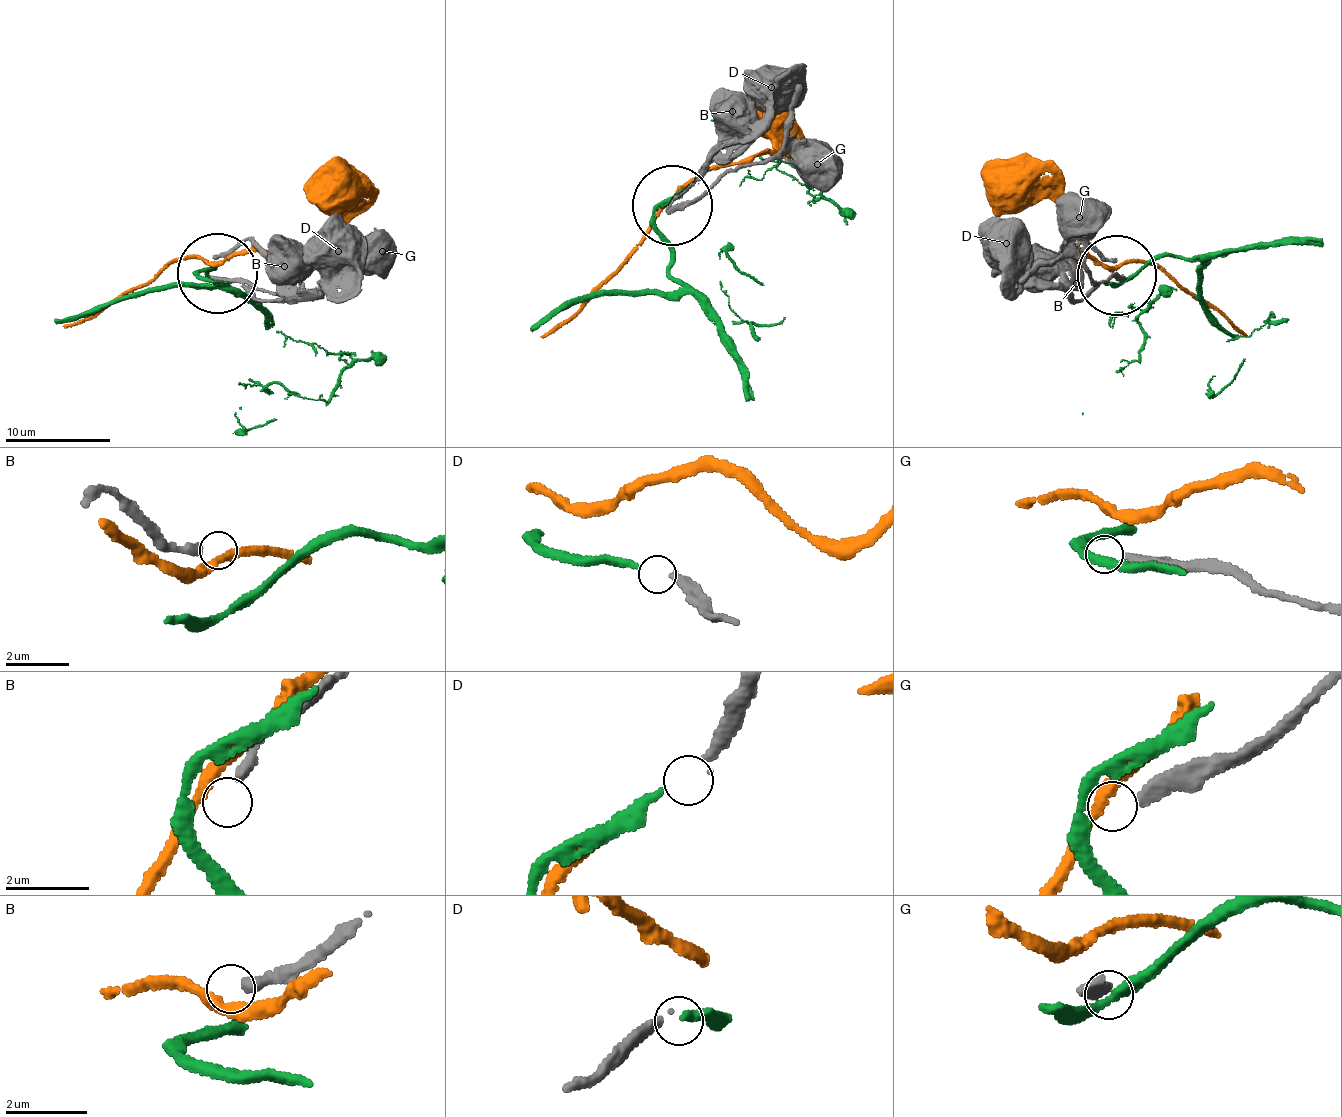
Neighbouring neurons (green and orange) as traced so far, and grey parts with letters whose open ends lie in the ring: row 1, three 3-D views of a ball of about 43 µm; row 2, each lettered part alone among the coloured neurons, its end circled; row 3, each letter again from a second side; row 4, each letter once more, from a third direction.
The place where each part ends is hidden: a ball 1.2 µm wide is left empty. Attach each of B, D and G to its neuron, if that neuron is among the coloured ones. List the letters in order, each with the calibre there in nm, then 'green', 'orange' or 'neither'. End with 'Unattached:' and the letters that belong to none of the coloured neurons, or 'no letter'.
B: 260 nm | neither
D: 240 nm | green
G: 300 nm | neither
Unattached: B, G

